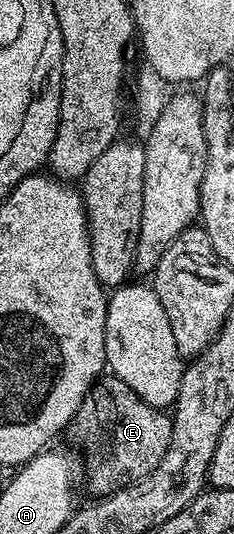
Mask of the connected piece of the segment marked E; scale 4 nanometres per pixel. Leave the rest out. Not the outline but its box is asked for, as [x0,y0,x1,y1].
[67,377,173,497]

